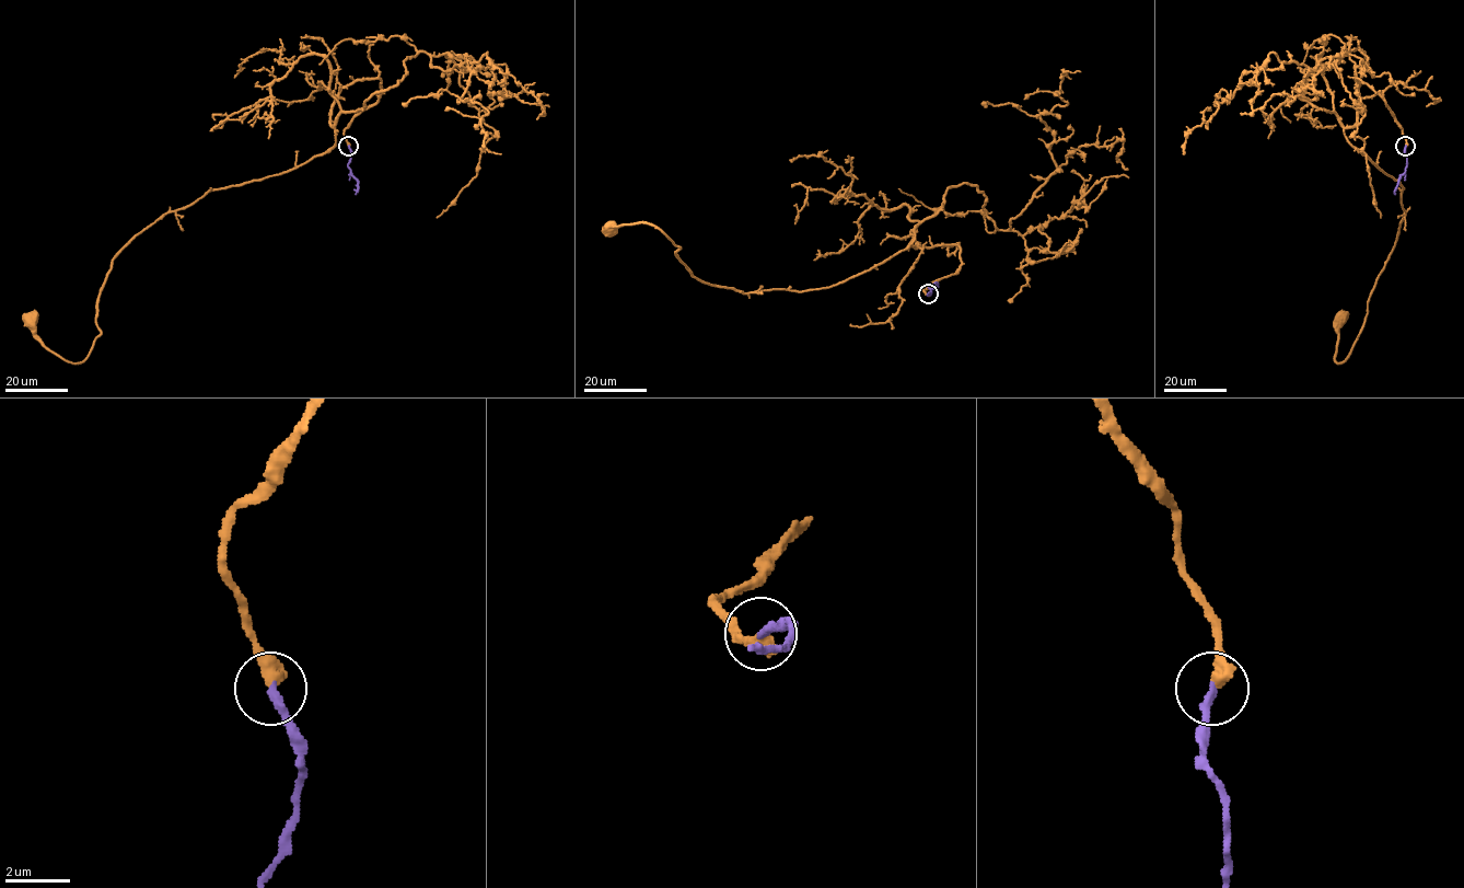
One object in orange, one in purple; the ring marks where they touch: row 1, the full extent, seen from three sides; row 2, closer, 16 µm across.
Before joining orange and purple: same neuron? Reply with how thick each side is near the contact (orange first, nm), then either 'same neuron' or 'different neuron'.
480/260 nm | same neuron

